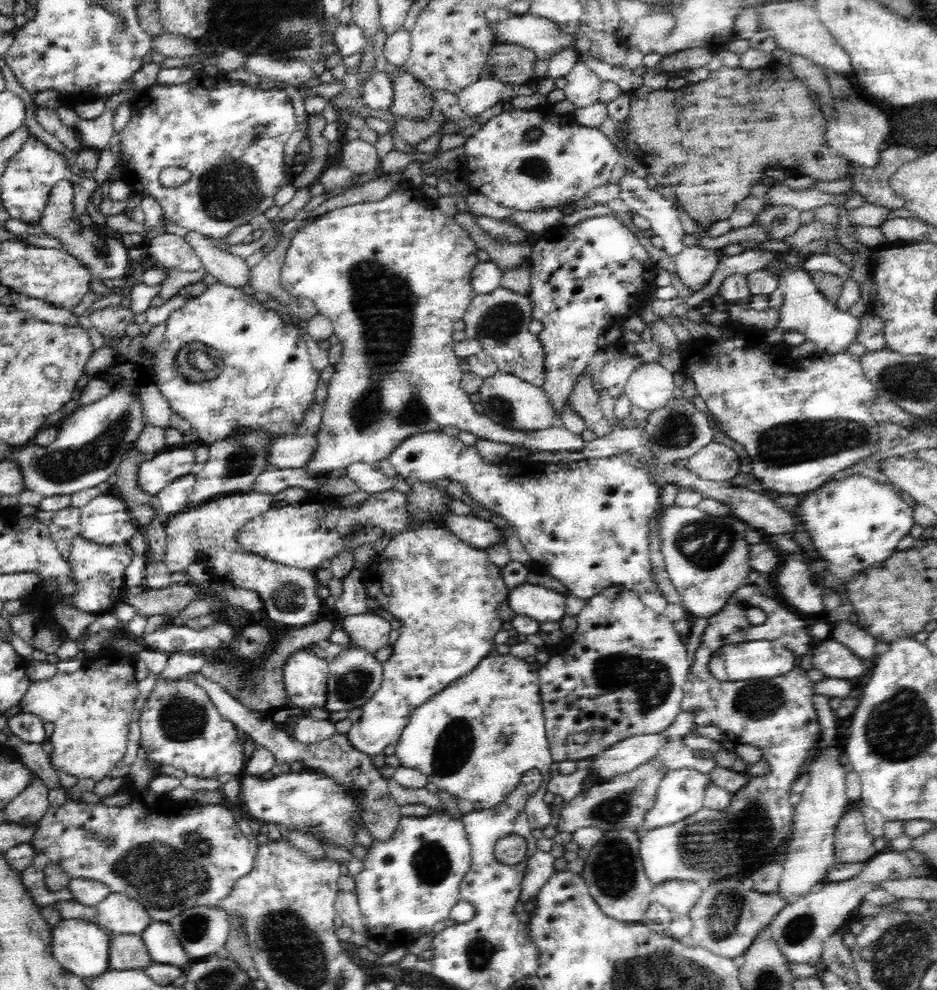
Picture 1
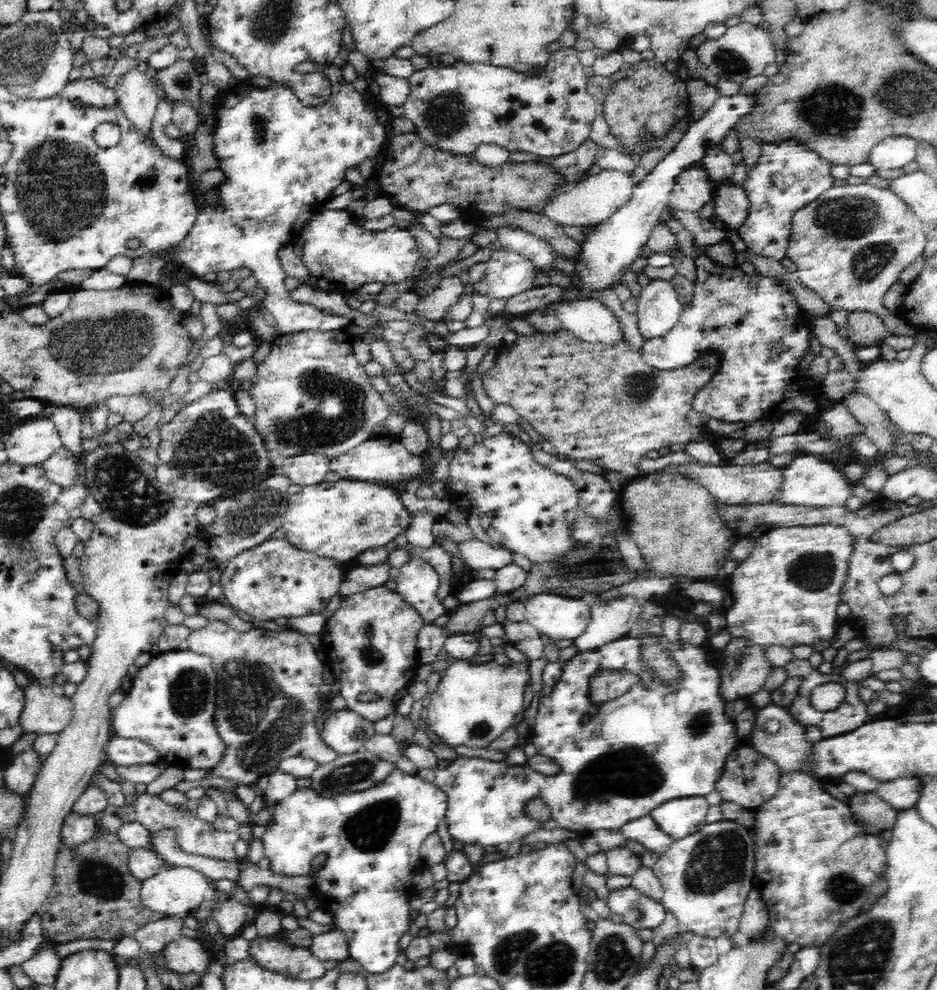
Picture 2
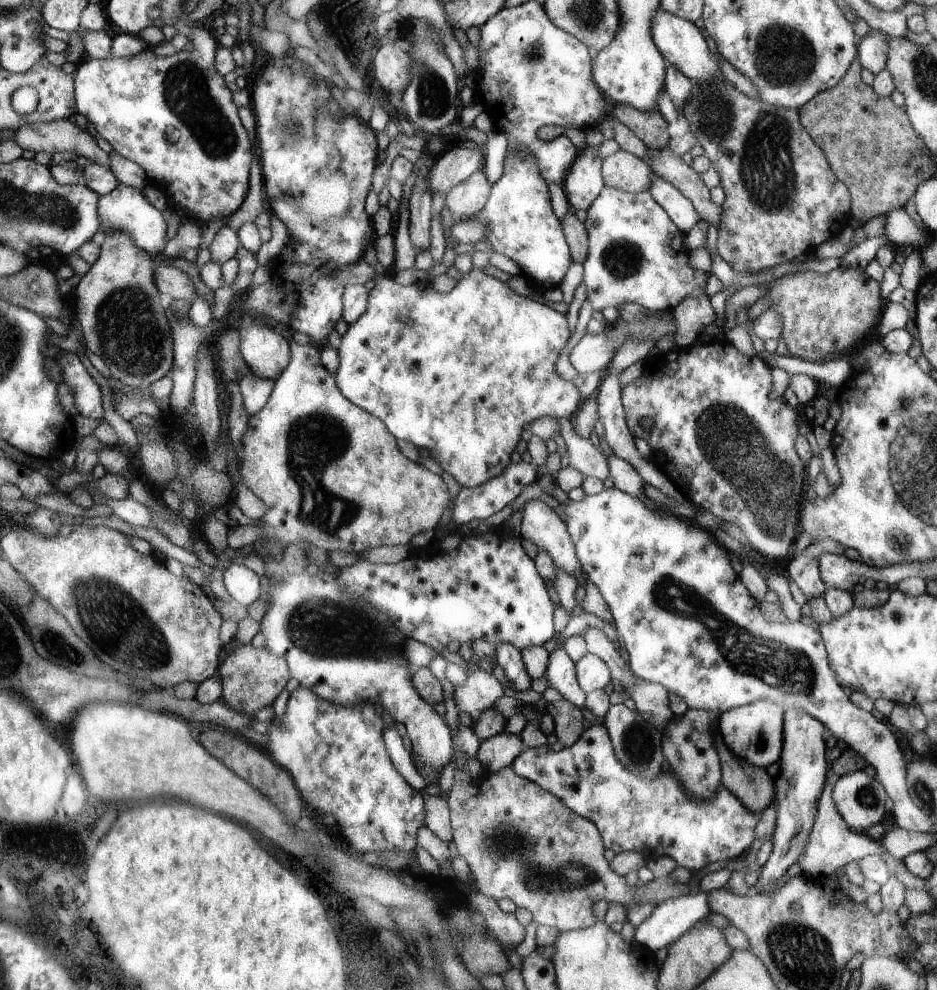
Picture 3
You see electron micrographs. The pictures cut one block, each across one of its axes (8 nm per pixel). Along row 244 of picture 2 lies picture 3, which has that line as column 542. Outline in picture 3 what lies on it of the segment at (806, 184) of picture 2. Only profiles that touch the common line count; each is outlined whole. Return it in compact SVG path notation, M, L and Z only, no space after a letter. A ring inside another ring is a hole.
M594 724L582 732L575 744L556 752L548 744L539 748L526 748L517 760L511 764L518 776L538 784L546 792L565 802L578 816L592 821L600 830L605 849L613 850L616 854L638 852L649 862L659 857L667 856L674 859L679 866L692 873L701 871L714 862L724 860L740 860L752 846L757 835L761 816L751 812L728 788L720 786L716 796L706 804L700 804L686 792L686 788L678 782L673 770L664 768L656 778L646 780L630 772L617 758L613 740L604 725Z

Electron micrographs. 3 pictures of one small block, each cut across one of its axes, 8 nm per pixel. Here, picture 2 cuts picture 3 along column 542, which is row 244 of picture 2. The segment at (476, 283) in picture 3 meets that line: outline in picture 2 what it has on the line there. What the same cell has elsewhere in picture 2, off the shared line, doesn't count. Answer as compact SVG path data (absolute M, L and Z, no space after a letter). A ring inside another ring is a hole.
M322 210L305 222L302 230L304 238L304 264L310 270L306 285L324 292L352 294L368 282L398 284L411 277L418 262L420 252L416 240L408 229L397 225L386 230L370 232L352 224L347 210Z

